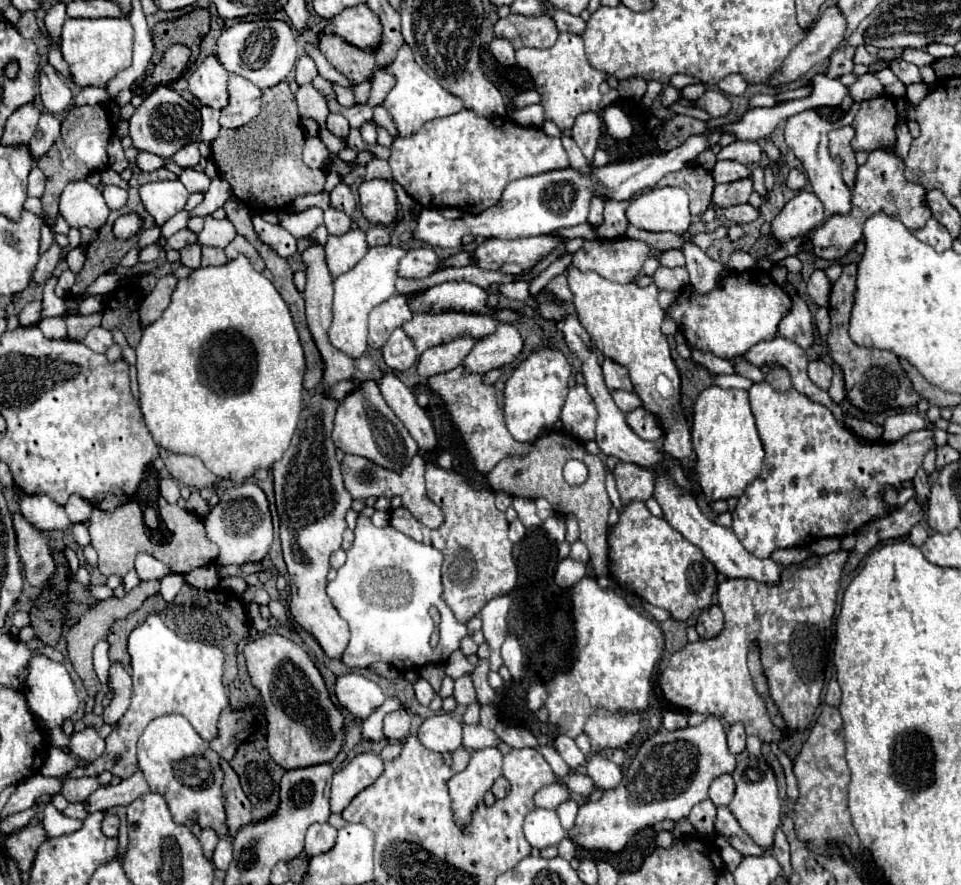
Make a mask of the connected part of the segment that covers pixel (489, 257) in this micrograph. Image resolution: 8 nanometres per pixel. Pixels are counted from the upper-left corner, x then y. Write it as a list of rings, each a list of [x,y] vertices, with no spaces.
[[[535,236],[535,238],[515,238],[515,240],[499,240],[489,238],[473,252],[479,268],[497,270],[503,274],[521,274],[523,270],[531,270],[539,260],[551,254],[561,242],[561,236]]]

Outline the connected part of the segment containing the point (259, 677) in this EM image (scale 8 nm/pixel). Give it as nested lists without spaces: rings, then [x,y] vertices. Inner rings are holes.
[[[265,634],[245,646],[247,670],[261,692],[267,718],[267,744],[271,758],[283,770],[331,762],[343,748],[343,716],[335,708],[325,682],[309,654],[293,640]]]

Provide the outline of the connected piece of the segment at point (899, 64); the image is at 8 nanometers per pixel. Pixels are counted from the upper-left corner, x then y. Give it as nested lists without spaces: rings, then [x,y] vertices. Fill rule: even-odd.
[[[899,58],[899,60],[893,60],[889,68],[893,70],[893,74],[895,74],[905,86],[909,86],[909,84],[913,84],[913,82],[921,82],[919,68],[917,68],[915,64],[909,64],[909,62],[905,62],[905,60]]]

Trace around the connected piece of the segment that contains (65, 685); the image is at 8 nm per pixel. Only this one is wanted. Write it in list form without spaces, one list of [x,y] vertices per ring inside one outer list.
[[[39,652],[33,654],[31,658],[31,664],[29,664],[29,674],[27,674],[27,680],[25,680],[25,696],[27,696],[27,702],[29,702],[29,710],[43,722],[45,730],[47,730],[47,736],[51,740],[51,746],[67,752],[69,748],[69,740],[71,736],[67,736],[63,732],[63,722],[69,720],[77,708],[79,708],[79,698],[77,698],[77,692],[75,692],[75,684],[65,668],[65,664],[61,662],[55,662]]]

